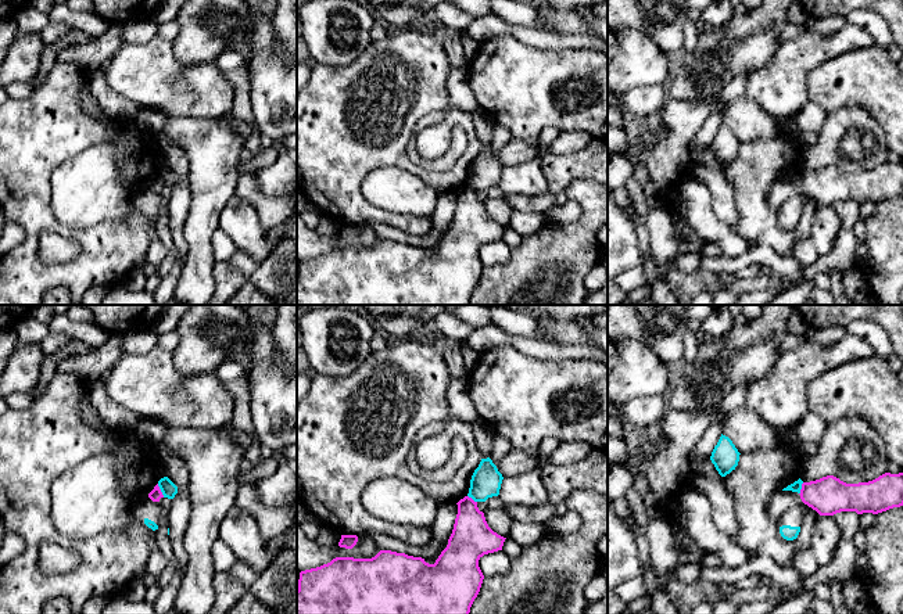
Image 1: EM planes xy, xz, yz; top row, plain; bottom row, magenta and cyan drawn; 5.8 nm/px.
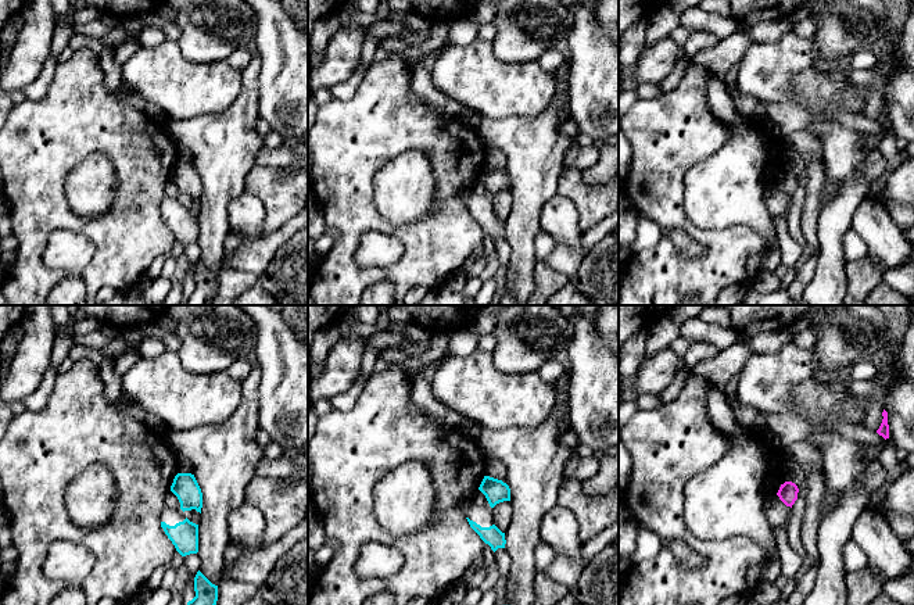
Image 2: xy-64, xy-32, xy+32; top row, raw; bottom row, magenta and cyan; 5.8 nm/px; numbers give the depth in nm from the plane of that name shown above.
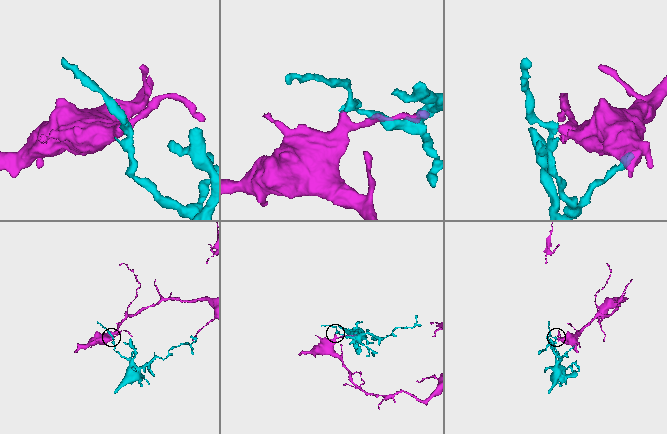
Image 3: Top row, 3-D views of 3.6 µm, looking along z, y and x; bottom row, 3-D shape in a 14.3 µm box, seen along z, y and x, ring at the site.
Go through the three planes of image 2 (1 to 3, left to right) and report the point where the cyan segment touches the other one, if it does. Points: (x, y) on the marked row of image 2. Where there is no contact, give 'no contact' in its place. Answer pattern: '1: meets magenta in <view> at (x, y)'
1: no contact
2: no contact
3: no contact

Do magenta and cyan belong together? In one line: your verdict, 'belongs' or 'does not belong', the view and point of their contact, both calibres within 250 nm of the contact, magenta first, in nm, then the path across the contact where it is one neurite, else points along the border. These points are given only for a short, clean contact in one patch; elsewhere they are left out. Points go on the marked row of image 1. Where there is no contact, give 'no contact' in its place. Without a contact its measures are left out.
does not belong | xy (160, 491) | 70/90 nm | along xy (157, 484), (164, 496)

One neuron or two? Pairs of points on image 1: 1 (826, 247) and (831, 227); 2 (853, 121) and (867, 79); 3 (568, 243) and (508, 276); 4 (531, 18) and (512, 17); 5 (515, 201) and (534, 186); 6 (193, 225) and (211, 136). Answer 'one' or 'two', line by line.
1: one
2: two
3: one
4: one
5: two
6: one

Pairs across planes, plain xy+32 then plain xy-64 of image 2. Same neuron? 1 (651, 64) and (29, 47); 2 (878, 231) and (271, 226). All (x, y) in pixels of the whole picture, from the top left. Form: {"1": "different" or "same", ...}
{"1": "same", "2": "different"}

